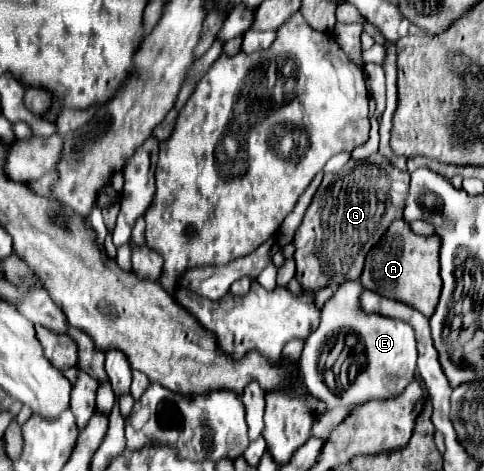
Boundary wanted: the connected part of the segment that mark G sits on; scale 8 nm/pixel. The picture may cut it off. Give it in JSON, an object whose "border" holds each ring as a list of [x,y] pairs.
{"border":[[[380,153],[360,161],[350,161],[338,173],[328,173],[322,179],[302,225],[296,229],[296,279],[304,289],[308,287],[310,291],[318,291],[326,285],[358,281],[368,251],[382,239],[394,219],[402,219],[404,197],[408,195],[410,181],[408,173],[396,169]]]}

